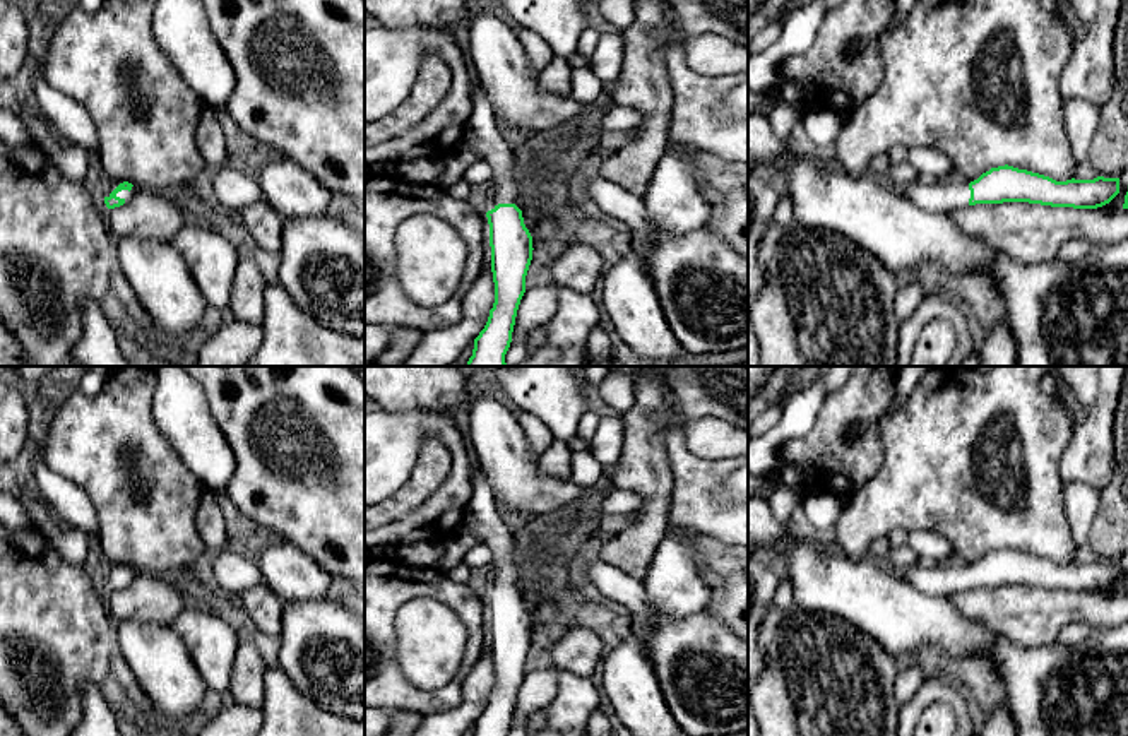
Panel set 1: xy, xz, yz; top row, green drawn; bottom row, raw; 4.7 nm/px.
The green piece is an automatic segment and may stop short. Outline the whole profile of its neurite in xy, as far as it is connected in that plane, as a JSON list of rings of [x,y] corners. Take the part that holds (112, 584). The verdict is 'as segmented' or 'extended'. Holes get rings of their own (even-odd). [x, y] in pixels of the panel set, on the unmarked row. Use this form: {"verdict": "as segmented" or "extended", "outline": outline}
{"verdict": "extended", "outline": [[[115,563],[111,567],[106,567],[104,587],[108,592],[120,591],[127,587],[135,575],[137,575],[137,570],[134,570],[132,567]]]}

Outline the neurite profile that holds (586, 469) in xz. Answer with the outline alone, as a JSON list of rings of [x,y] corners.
[[[577,450],[570,457],[572,476],[570,481],[579,486],[596,486],[604,474],[604,466],[594,457],[591,450]]]

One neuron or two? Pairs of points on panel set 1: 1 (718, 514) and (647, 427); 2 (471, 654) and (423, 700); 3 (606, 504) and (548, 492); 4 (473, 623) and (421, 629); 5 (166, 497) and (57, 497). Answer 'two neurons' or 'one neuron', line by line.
1: two neurons
2: one neuron
3: two neurons
4: two neurons
5: two neurons

